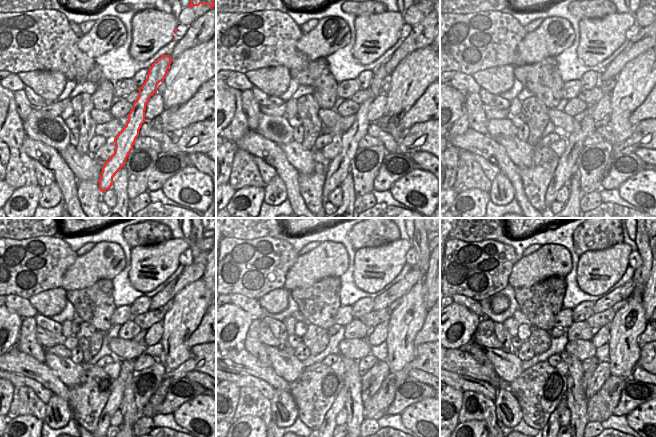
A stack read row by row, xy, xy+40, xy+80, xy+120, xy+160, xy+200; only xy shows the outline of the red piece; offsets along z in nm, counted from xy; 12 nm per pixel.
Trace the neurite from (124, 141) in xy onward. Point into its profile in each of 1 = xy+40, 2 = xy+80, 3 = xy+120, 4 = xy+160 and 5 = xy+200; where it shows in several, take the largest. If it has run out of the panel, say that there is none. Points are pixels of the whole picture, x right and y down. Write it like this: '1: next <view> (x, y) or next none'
1: next xy+40 (339, 167)
2: next xy+80 (574, 141)
3: next xy+120 (113, 404)
4: next xy+160 (339, 403)
5: next xy+200 (553, 421)

